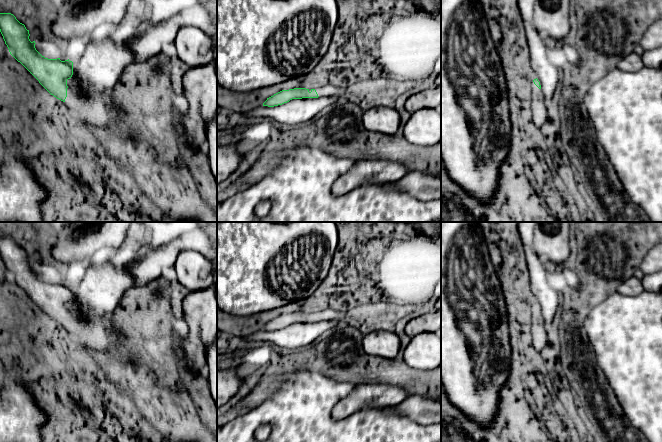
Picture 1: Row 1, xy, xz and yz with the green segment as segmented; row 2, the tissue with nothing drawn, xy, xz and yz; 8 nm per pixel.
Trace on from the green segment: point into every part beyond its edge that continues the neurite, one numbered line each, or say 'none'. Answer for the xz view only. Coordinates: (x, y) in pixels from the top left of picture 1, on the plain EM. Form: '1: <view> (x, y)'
1: xz (324, 315)

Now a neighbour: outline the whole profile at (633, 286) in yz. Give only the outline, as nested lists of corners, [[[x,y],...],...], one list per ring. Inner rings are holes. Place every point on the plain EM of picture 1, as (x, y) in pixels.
[[[635,276],[620,284],[617,292],[625,296],[637,296],[644,291],[642,281]]]

